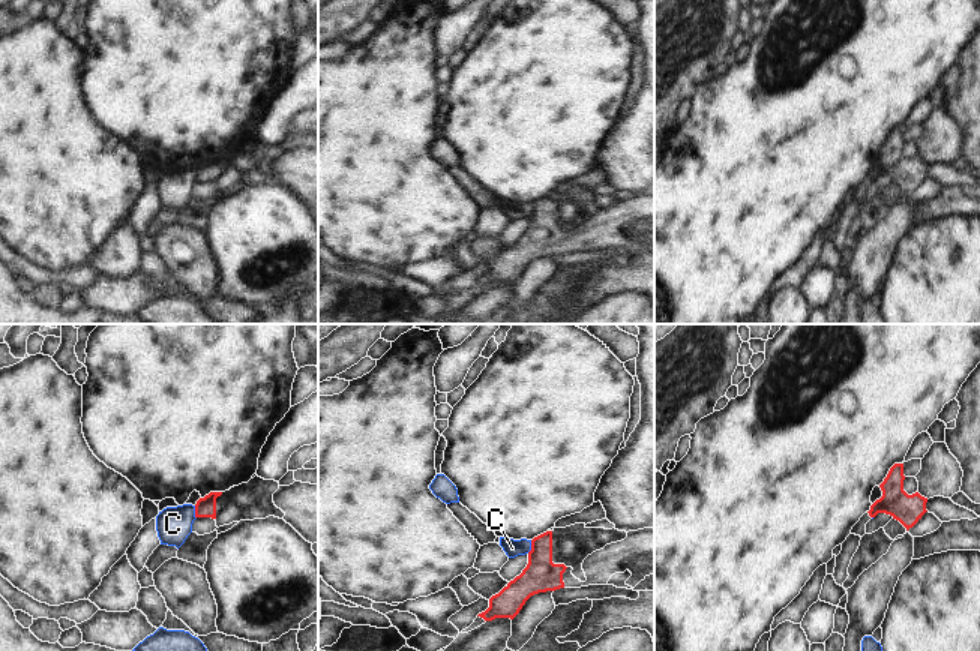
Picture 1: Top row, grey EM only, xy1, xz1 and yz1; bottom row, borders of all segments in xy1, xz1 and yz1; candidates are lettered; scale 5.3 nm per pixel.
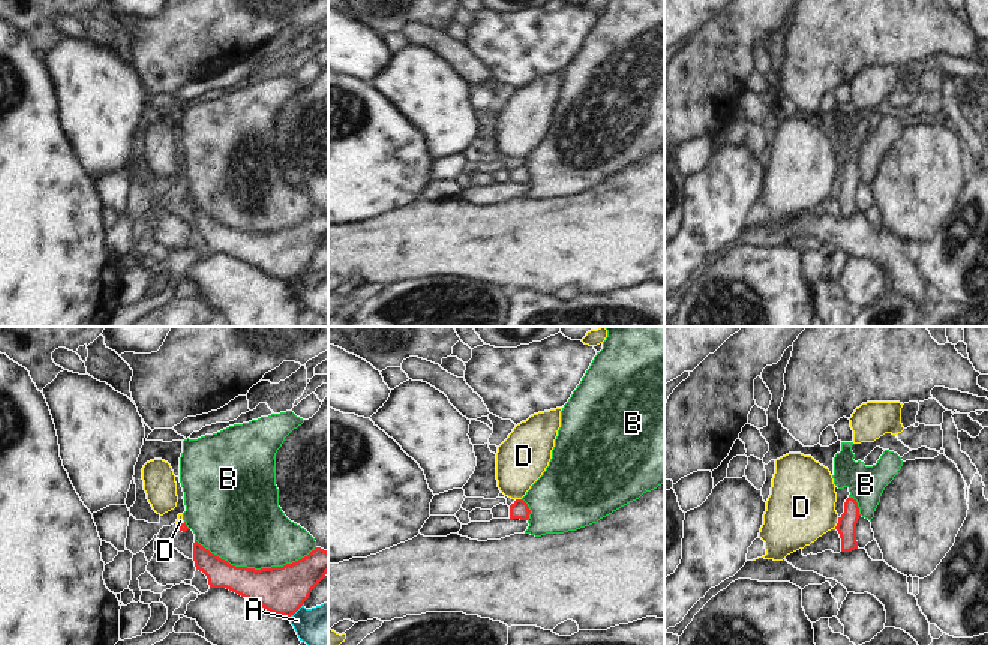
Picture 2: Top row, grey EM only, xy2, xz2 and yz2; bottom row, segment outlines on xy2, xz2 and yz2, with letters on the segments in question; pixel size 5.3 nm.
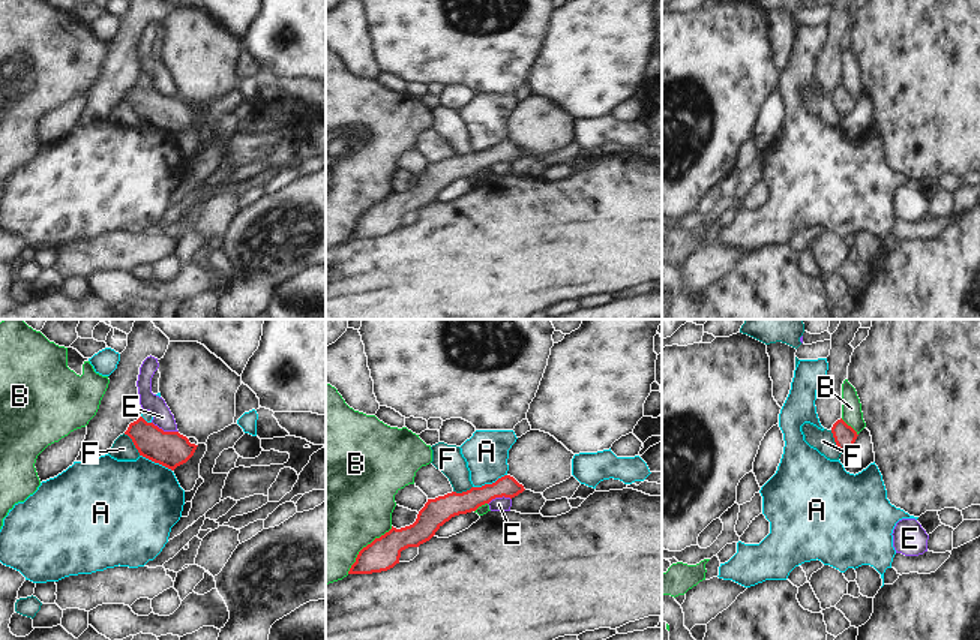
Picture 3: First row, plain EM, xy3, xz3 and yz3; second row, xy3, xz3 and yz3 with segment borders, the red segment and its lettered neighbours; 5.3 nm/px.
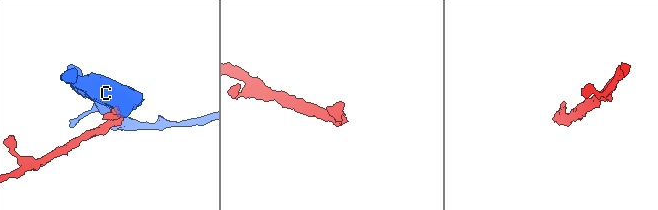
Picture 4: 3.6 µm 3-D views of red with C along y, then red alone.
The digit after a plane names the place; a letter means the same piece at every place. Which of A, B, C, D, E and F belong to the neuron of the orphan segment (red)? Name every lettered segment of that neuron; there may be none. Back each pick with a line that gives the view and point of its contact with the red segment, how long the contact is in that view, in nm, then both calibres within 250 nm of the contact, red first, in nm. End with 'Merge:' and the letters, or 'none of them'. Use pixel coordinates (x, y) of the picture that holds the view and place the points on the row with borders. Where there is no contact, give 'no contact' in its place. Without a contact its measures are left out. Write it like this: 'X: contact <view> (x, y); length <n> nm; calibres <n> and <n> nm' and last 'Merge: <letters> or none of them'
Merge: none of them

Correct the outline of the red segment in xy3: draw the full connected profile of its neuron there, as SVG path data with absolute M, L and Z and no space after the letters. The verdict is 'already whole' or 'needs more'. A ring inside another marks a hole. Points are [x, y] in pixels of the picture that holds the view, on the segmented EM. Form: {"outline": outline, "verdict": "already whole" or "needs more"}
{"outline": "M143 417L131 423L125 435L132 439L140 456L171 471L186 463L198 447L179 432L164 432Z", "verdict": "already whole"}

